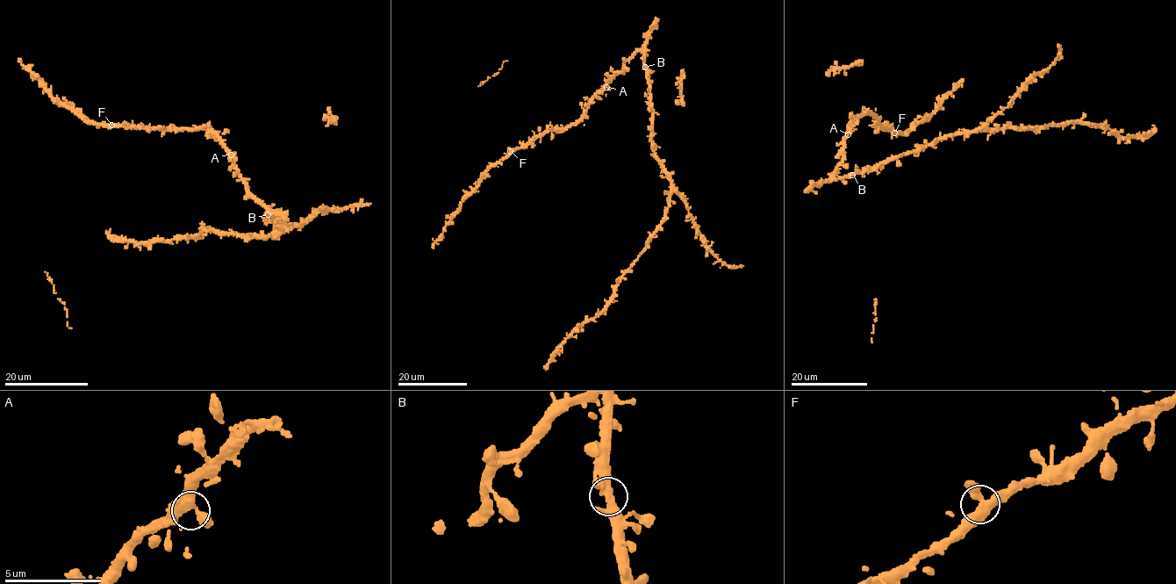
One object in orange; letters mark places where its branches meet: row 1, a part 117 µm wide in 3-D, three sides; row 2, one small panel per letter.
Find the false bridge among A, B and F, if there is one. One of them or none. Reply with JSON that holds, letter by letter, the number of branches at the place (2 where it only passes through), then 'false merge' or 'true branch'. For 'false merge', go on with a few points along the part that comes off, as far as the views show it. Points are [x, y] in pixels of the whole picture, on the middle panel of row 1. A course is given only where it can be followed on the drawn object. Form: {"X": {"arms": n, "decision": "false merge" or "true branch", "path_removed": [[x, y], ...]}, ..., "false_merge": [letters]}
{"A": {"arms": 3, "decision": "true branch"}, "B": {"arms": 3, "decision": "true branch"}, "F": {"arms": 3, "decision": "true branch"}, "false_merge": []}

